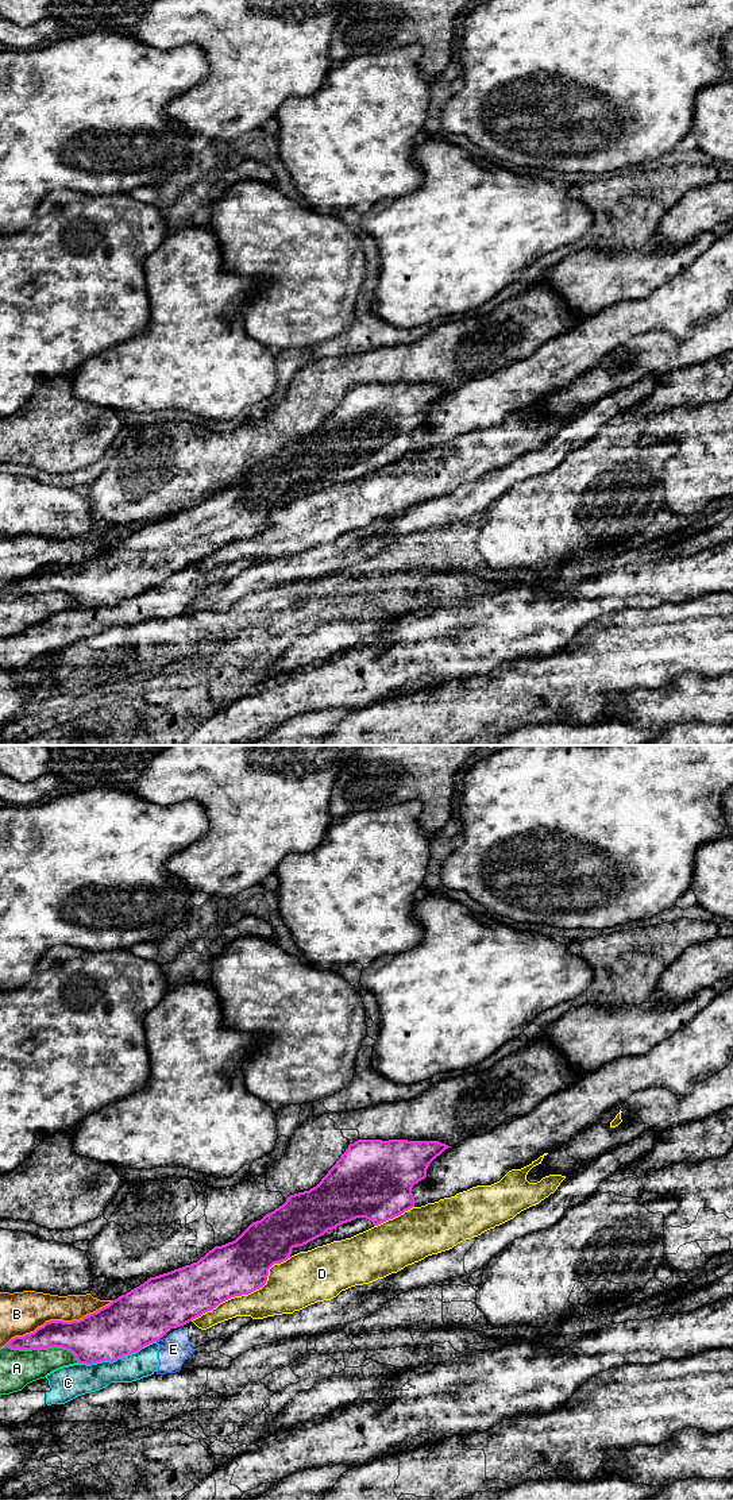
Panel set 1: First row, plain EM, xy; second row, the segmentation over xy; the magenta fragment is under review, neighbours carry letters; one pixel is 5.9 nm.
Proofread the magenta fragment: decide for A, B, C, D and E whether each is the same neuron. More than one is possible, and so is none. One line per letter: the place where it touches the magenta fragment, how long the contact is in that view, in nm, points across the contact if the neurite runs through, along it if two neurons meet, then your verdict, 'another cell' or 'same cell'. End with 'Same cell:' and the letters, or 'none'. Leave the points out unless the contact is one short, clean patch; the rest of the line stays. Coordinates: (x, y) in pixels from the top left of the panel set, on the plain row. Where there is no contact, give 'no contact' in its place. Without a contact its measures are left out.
A: meets magenta in xy at (43, 592); contact 460 nm long; another cell
B: meets magenta in xy at (58, 565); contact 700 nm long; another cell
C: meets magenta in xy at (116, 602); contact 480 nm long; another cell
D: meets magenta in xy at (245, 538); contact 700 nm long; another cell
E: meets magenta in xy at (157, 583); contact 40 nm long; border along xy (159, 582), (155, 585); another cell
Same cell: none

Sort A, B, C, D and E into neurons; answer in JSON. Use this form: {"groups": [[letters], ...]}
{"groups": [["A"], ["B"], ["C", "E"], ["D"]]}

